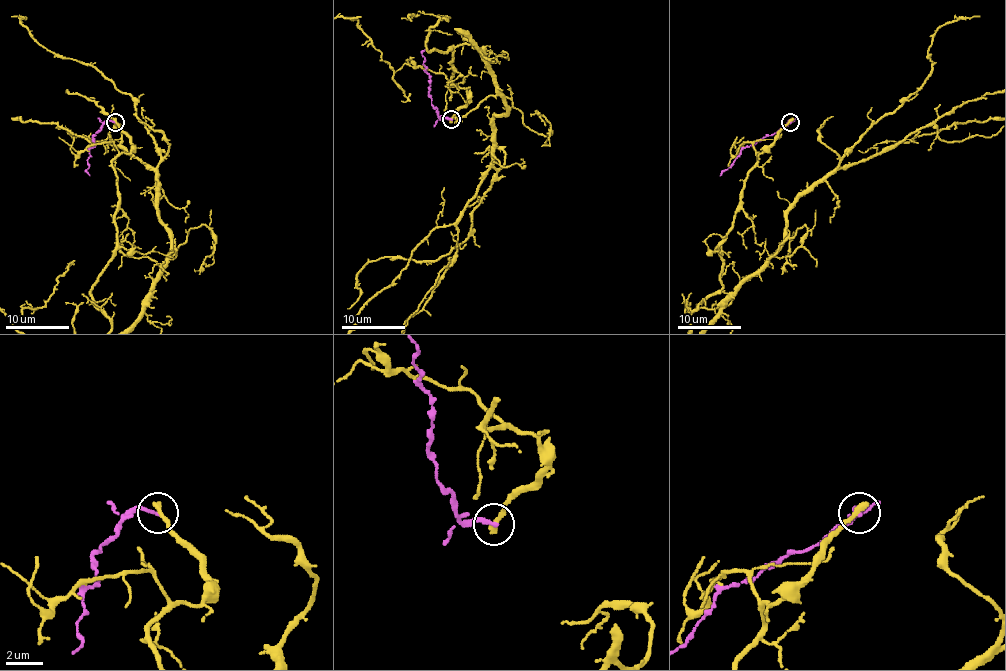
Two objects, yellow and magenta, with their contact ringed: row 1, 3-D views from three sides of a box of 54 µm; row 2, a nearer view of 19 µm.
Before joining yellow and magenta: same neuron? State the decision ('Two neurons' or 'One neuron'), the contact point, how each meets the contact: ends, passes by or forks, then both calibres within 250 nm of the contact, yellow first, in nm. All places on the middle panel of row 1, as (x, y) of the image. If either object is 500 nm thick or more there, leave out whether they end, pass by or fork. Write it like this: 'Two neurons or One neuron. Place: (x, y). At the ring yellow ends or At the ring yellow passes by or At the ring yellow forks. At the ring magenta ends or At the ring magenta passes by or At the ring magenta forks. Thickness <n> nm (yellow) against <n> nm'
Two neurons. Place: (451, 119). At the ring yellow ends. At the ring magenta ends. Thickness 360 nm (yellow) against 200 nm

